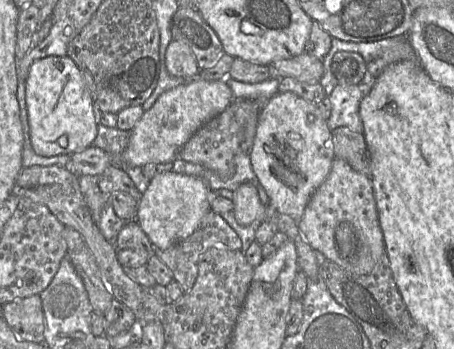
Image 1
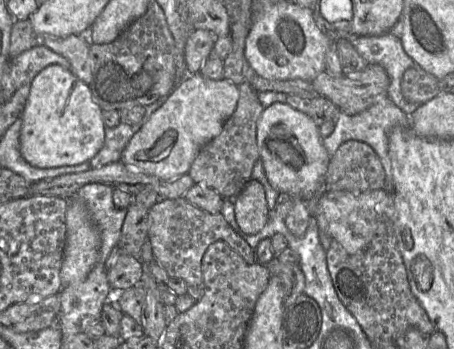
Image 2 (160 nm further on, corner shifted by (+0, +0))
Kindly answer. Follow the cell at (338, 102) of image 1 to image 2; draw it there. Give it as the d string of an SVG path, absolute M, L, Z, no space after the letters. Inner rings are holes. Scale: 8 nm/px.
M386 97L370 108L355 115L348 115L339 111L334 130L323 140L323 145L330 157L334 155L342 143L349 140L357 140L369 145L378 155L385 172L384 186L382 189L386 192L391 192L393 191L393 177L391 160L388 154L388 136L394 128L409 129L410 116L401 111L388 97Z

